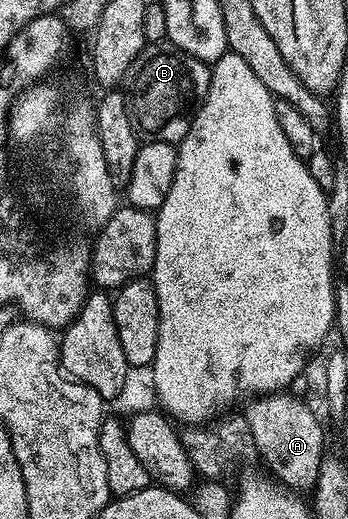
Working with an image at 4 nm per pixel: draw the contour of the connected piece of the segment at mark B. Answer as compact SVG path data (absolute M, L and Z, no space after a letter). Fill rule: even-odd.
M167 42L149 43L138 54L138 58L126 70L128 88L126 99L128 111L139 131L152 132L155 139L164 142L162 126L170 122L170 118L178 118L187 106L187 94L195 102L203 101L204 95L212 81L212 73L206 67L205 61L186 54L182 49L176 48ZM136 96L148 96L148 100L140 100L140 108L136 108ZM180 96L180 97L179 97Z

